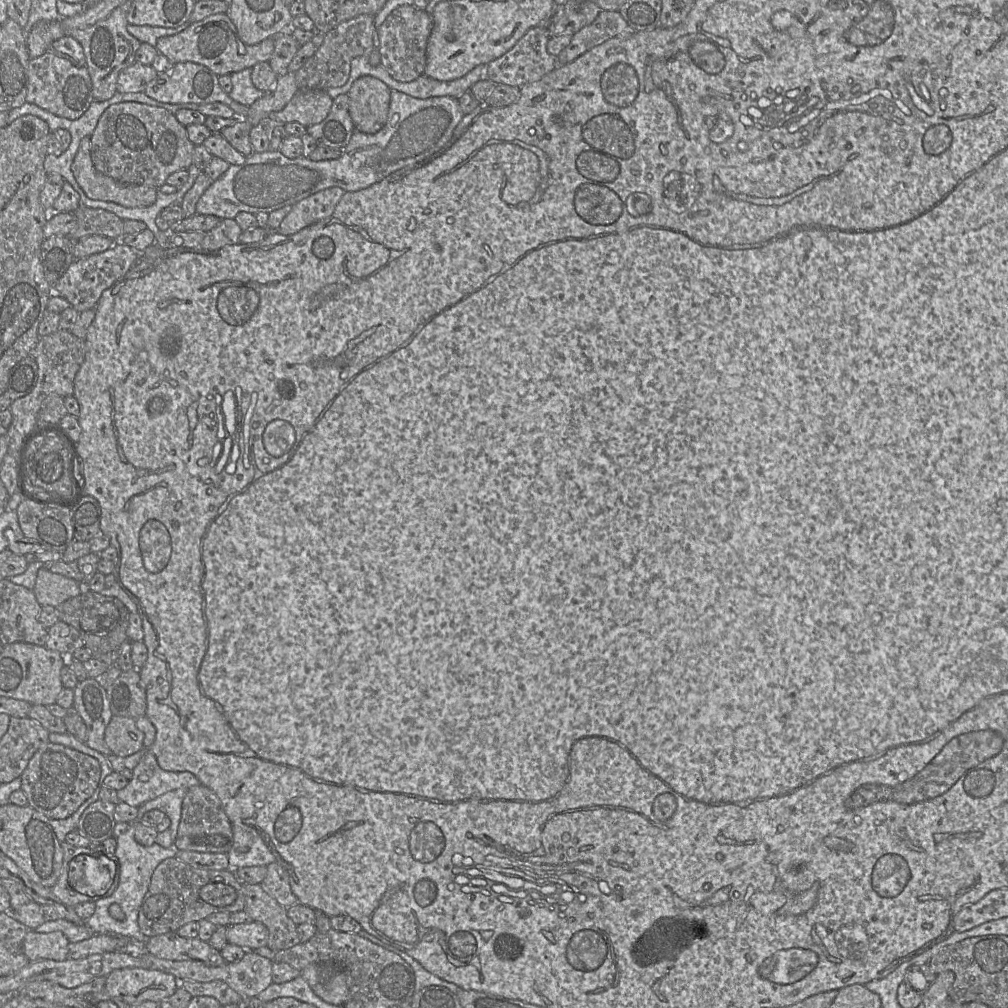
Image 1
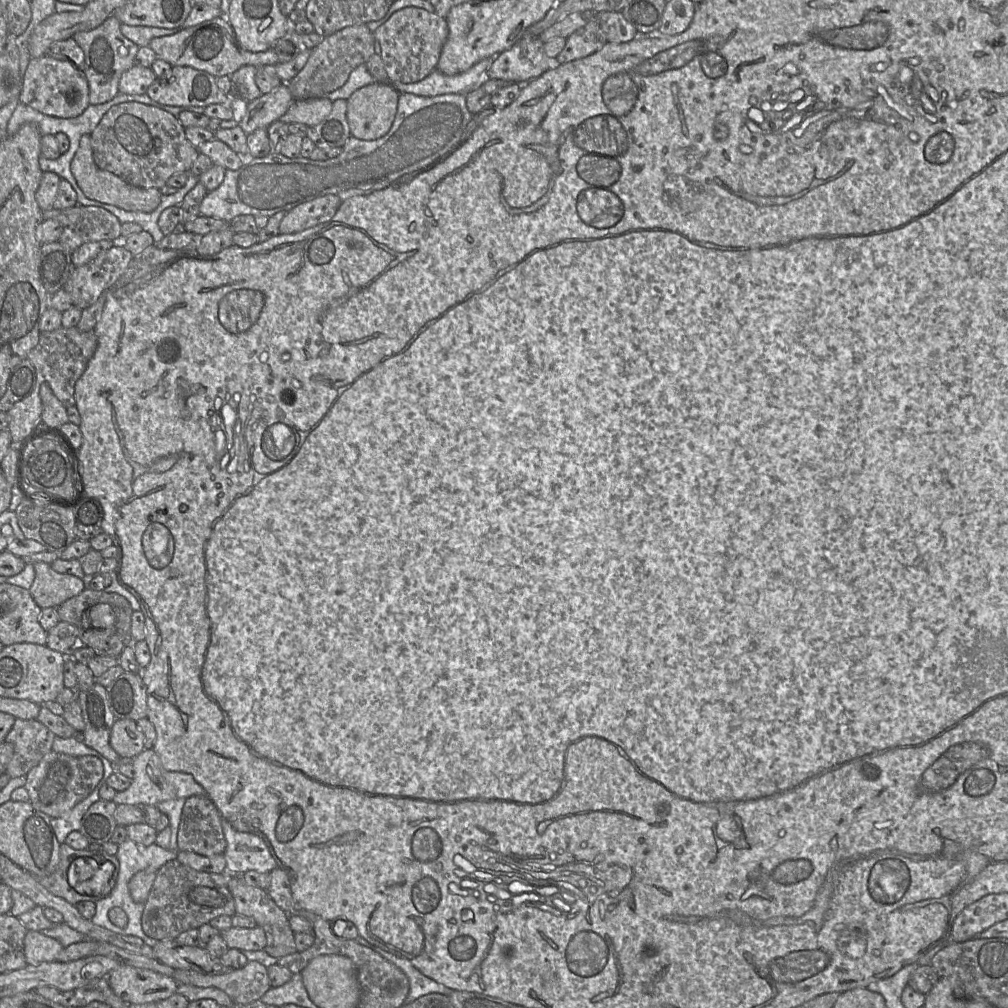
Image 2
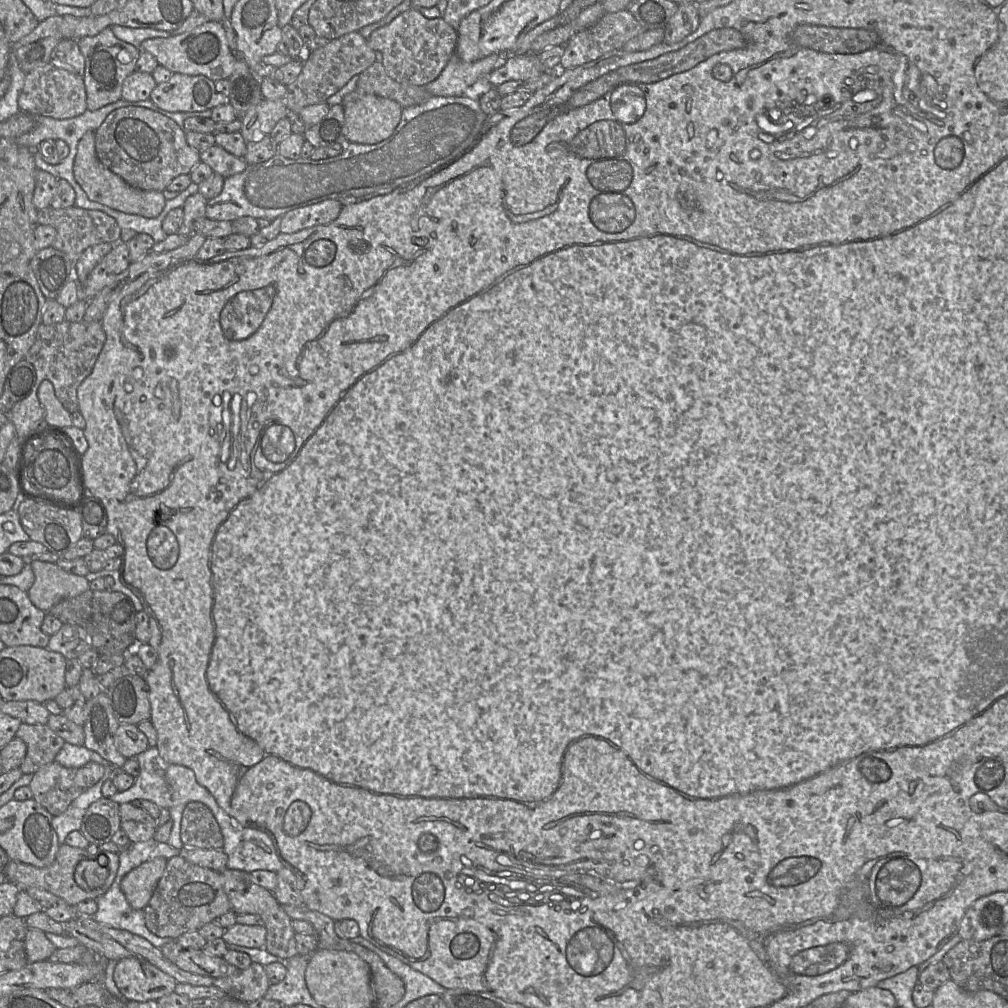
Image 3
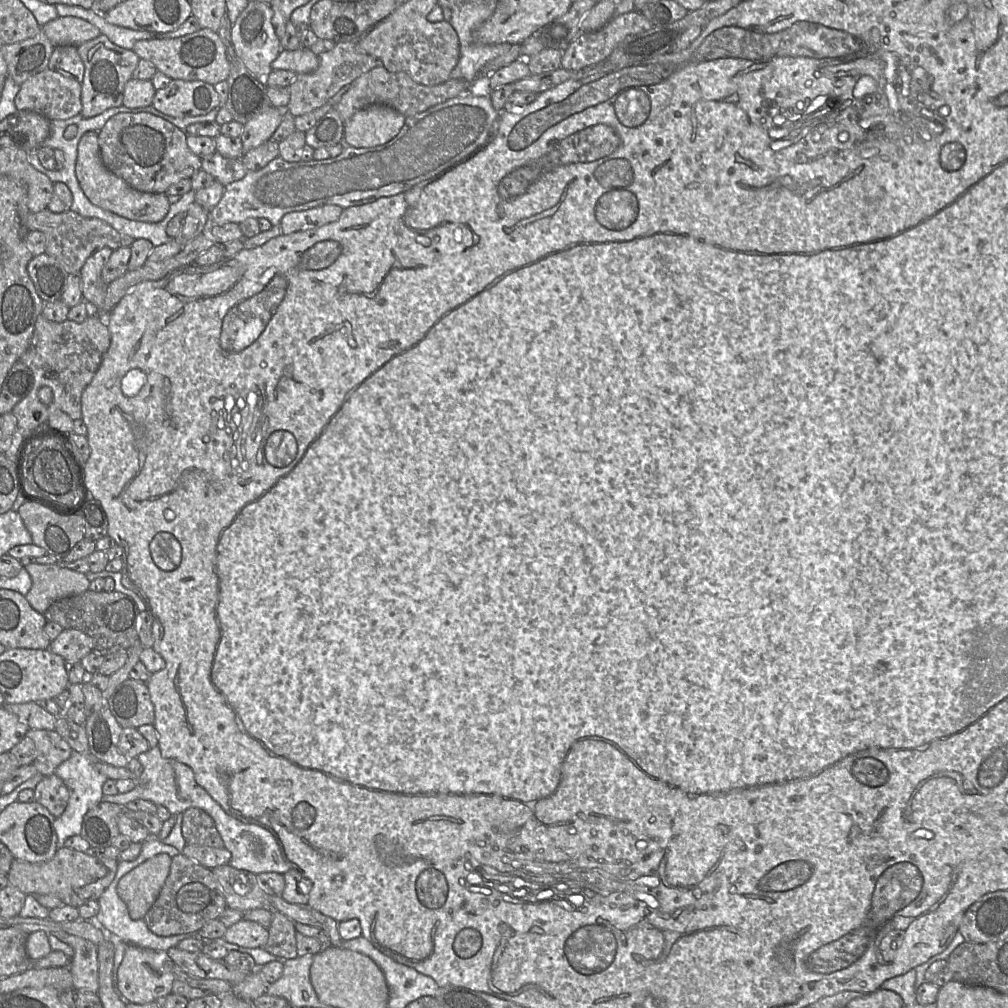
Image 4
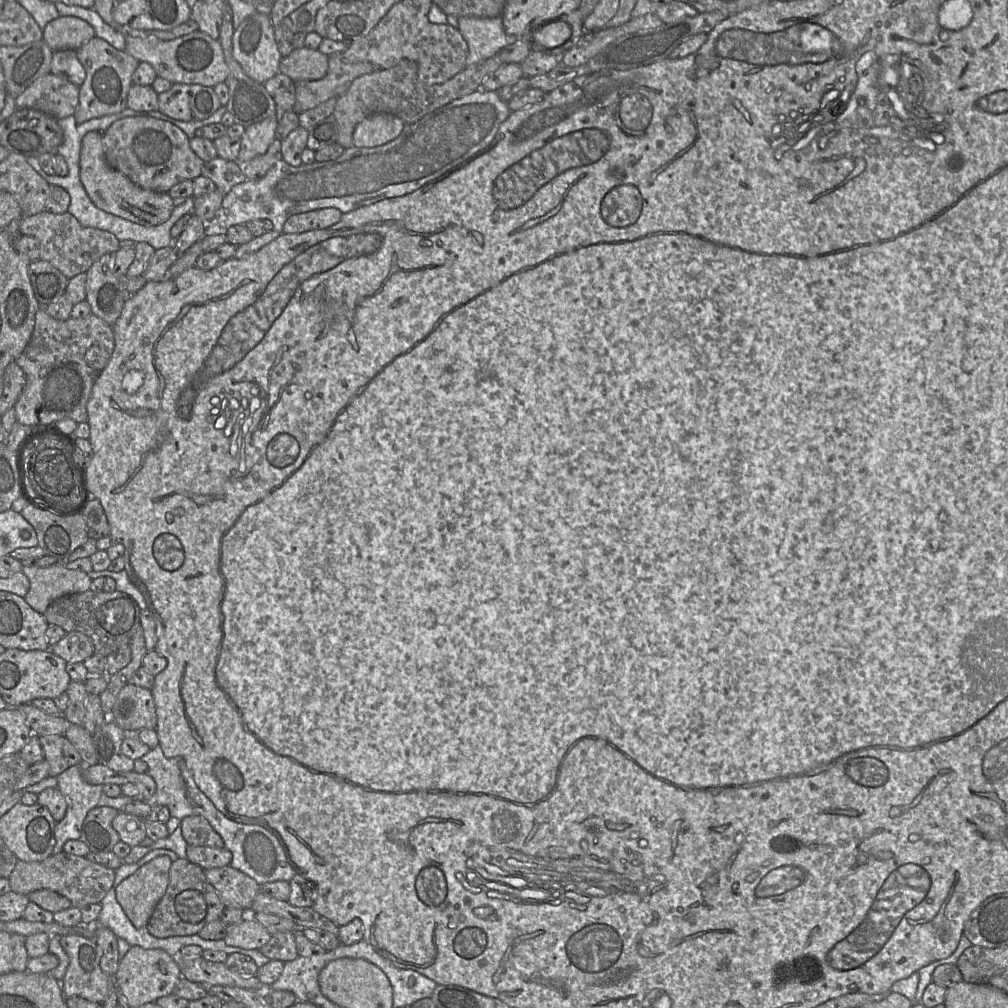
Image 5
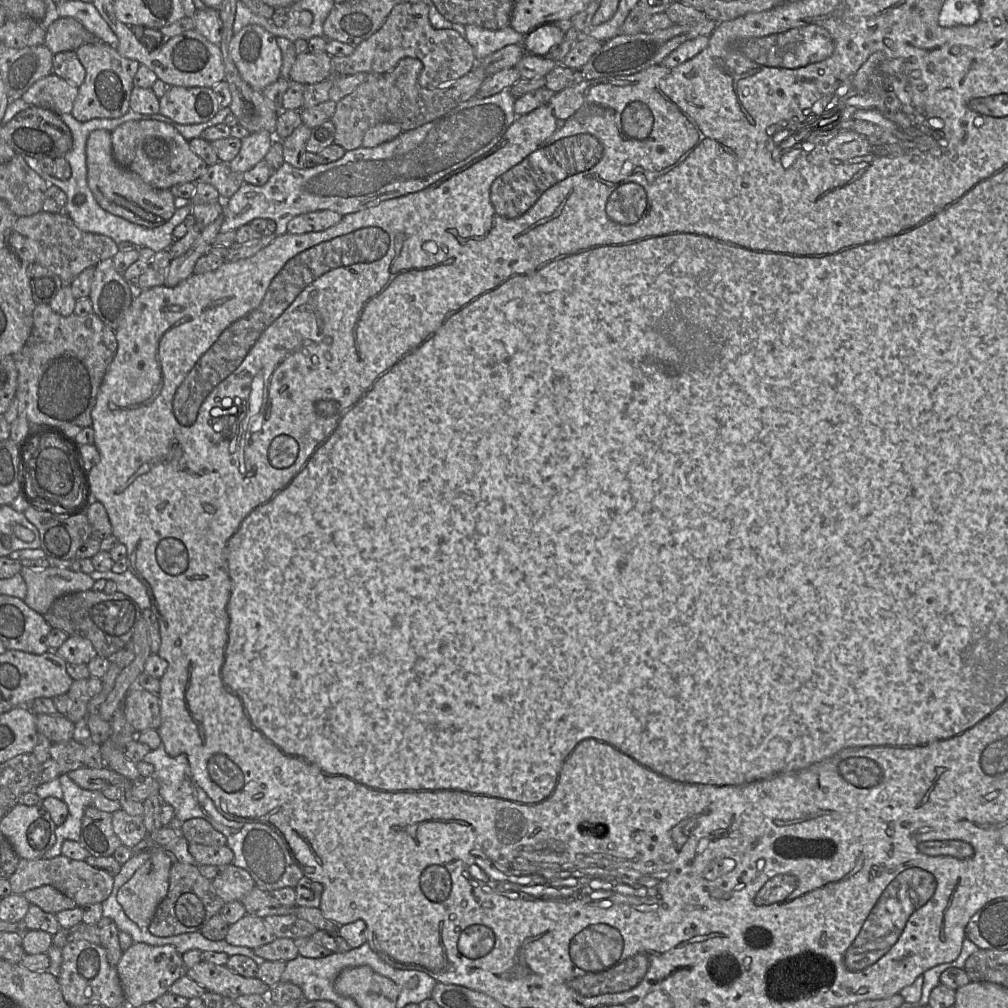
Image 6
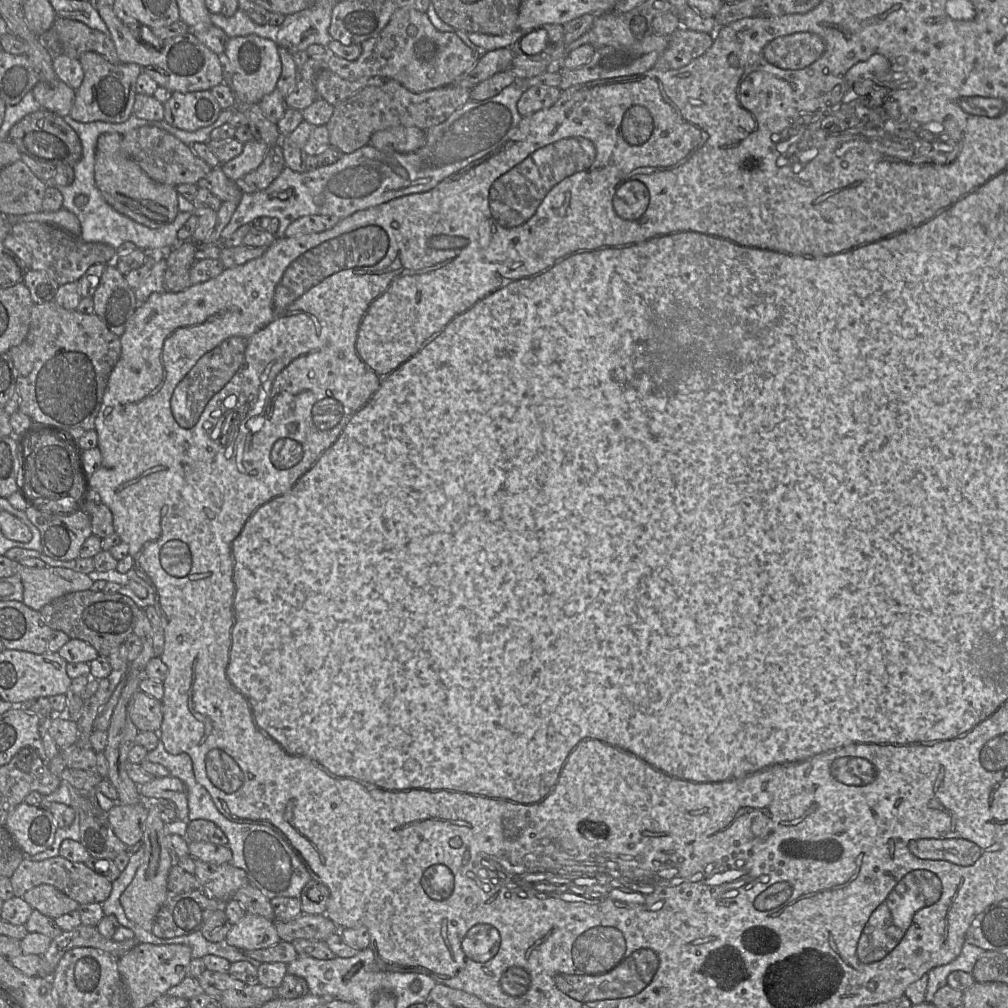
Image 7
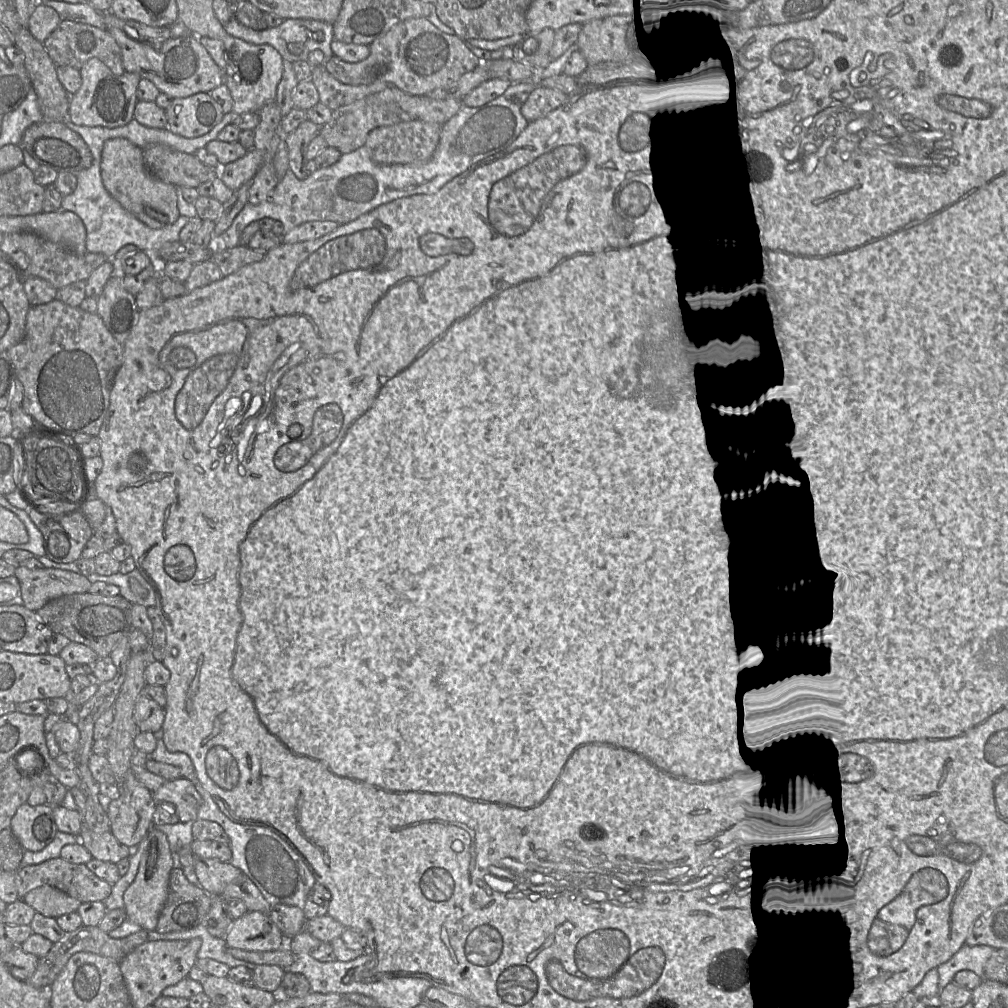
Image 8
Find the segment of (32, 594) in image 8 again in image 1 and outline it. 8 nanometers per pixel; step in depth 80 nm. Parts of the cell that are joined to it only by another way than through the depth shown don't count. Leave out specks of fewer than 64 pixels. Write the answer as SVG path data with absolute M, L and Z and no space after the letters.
M48 567L39 569L33 592L41 606L58 607L66 600L73 598L88 588L86 581L81 583L76 580L51 572Z

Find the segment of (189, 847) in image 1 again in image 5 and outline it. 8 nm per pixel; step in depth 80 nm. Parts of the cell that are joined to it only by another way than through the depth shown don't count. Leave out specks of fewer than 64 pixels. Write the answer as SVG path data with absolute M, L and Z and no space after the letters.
M191 815L181 820L182 835L188 845L223 848L224 841L208 820L200 815Z

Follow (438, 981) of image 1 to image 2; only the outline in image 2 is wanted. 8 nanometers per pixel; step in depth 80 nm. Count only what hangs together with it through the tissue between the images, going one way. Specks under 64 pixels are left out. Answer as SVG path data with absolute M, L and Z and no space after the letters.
M360 935L355 940L365 946L372 948L374 951L379 953L386 960L392 962L406 974L409 979L410 990L405 1000L405 1004L410 1003L423 995L433 992L449 996L453 991L453 989L425 976L417 968L415 968L409 960L397 957L396 955L371 944Z

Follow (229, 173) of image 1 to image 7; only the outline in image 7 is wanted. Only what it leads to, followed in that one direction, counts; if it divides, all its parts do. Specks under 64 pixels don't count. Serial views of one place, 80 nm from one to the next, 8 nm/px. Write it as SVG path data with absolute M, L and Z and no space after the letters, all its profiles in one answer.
M516 81L494 97L482 101L469 100L447 120L426 130L425 144L411 153L383 152L368 144L343 154L331 165L313 170L296 172L285 165L266 189L241 194L235 212L221 233L221 241L229 239L241 226L252 224L261 217L279 220L275 235L280 238L286 237L287 227L303 216L331 215L343 219L394 198L429 191L506 142L523 118L517 110L517 102L525 90L520 81Z

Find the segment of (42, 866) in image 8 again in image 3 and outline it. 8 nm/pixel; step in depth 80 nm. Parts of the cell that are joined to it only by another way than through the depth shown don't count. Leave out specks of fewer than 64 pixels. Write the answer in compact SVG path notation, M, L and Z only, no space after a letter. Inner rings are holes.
M63 843L59 846L53 863L47 867L39 868L30 864L10 860L3 873L7 881L13 883L19 890L26 890L30 887L36 887L46 890L61 898L66 904L75 907L84 900L96 900L99 896L106 893L112 885L119 868L119 856L116 853L103 851L99 856L90 854L87 849L77 848ZM82 860L96 860L101 866L107 866L108 877L105 883L98 889L83 889L74 879L74 871L78 863Z

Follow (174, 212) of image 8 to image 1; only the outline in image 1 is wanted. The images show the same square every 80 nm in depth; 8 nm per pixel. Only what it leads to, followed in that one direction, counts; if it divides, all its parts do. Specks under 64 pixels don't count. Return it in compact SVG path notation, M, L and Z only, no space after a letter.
M84 137L71 170L86 196L92 200L109 201L124 207L147 207L156 201L158 188L123 184L98 172L90 157L90 137Z

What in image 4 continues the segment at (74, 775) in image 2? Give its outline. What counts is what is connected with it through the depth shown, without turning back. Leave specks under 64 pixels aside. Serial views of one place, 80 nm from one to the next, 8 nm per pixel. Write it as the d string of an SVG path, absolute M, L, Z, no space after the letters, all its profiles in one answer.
M55 773L44 776L33 791L34 801L48 809L55 818L64 812L69 800L69 791Z

